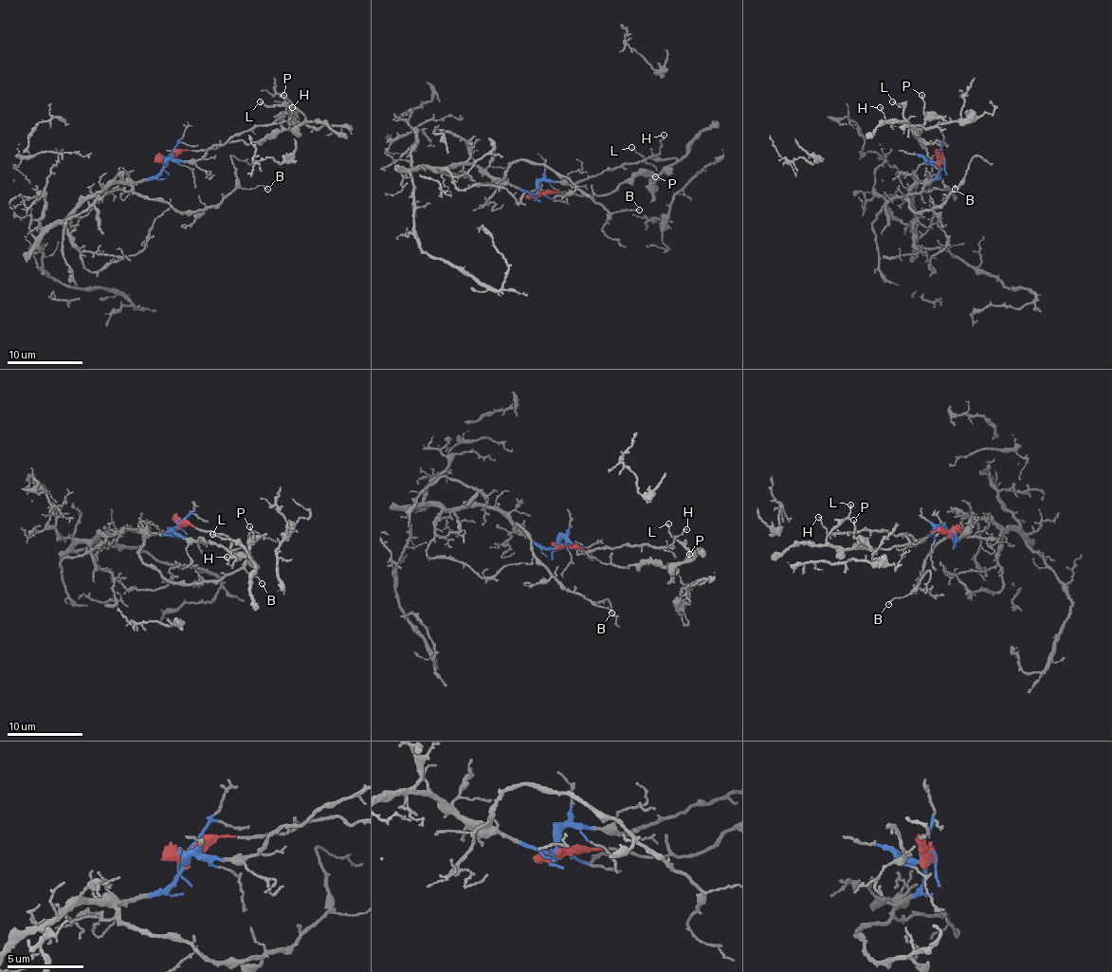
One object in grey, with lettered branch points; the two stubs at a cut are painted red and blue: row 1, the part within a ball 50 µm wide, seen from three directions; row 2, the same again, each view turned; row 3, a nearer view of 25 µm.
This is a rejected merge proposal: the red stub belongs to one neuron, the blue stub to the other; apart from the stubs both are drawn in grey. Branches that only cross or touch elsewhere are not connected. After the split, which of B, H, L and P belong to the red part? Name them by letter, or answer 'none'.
L, P

